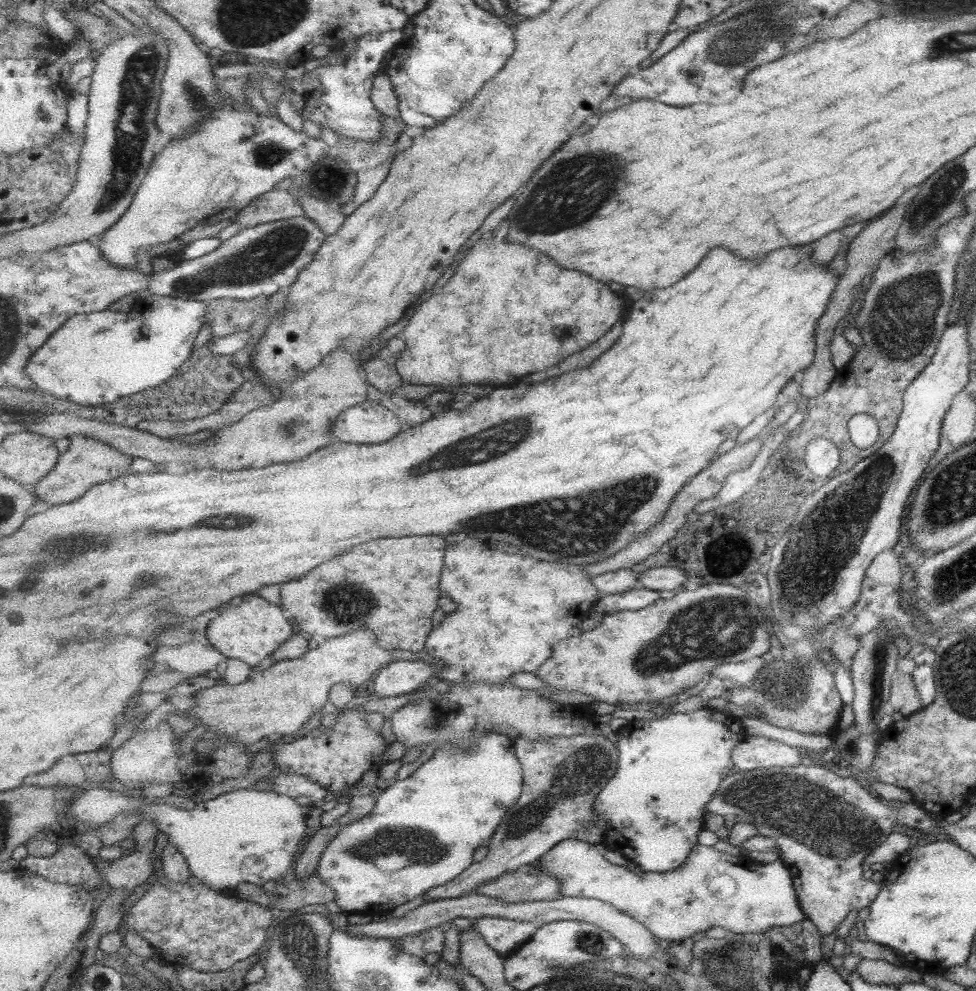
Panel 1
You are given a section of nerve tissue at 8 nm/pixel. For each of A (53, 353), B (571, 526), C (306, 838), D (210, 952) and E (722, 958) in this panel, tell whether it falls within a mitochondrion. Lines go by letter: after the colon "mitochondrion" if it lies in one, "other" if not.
A: other
B: mitochondrion
C: other
D: other
E: mitochondrion

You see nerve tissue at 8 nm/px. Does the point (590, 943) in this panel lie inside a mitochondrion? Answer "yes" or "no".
yes

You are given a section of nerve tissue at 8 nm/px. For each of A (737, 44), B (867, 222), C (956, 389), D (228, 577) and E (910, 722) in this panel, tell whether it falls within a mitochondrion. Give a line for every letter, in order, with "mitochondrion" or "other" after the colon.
A: mitochondrion
B: other
C: other
D: other
E: other

